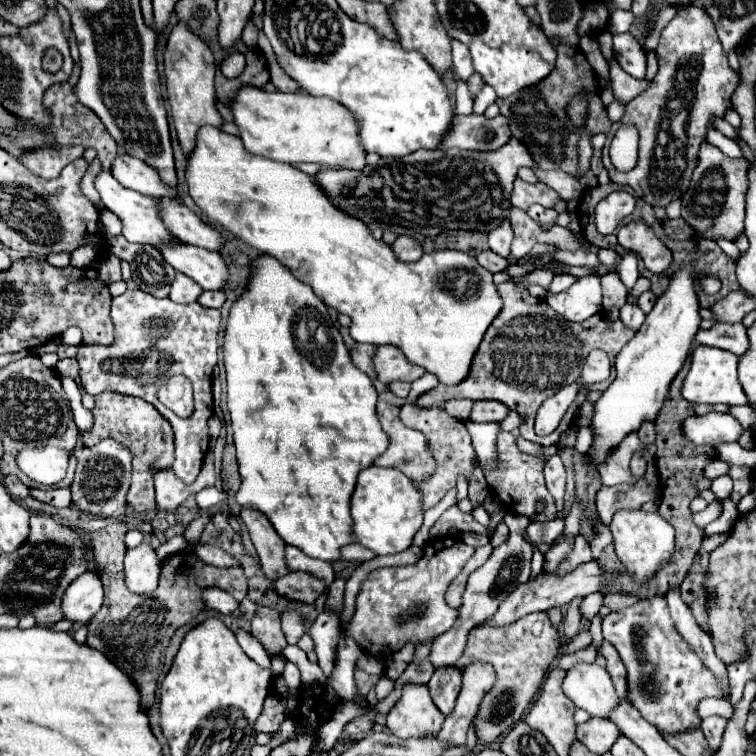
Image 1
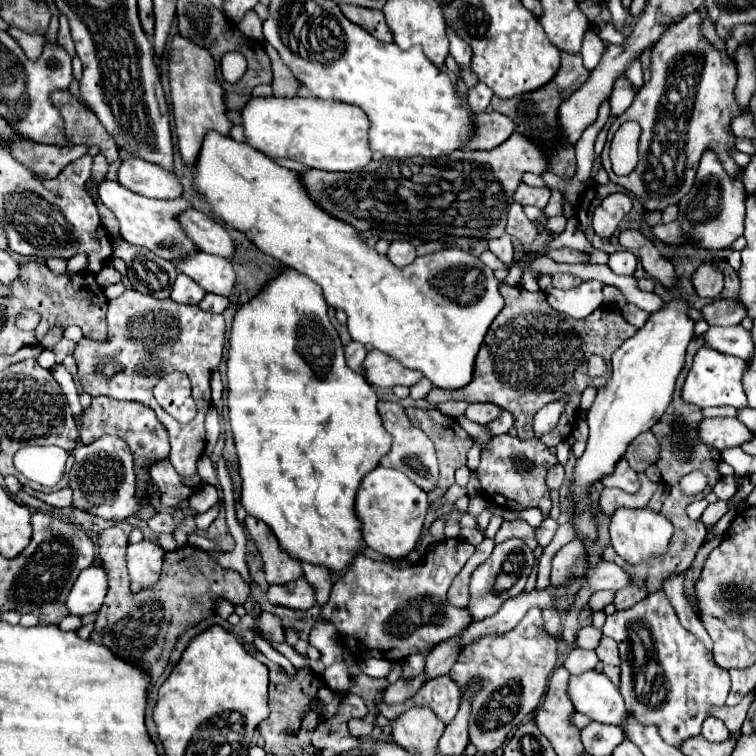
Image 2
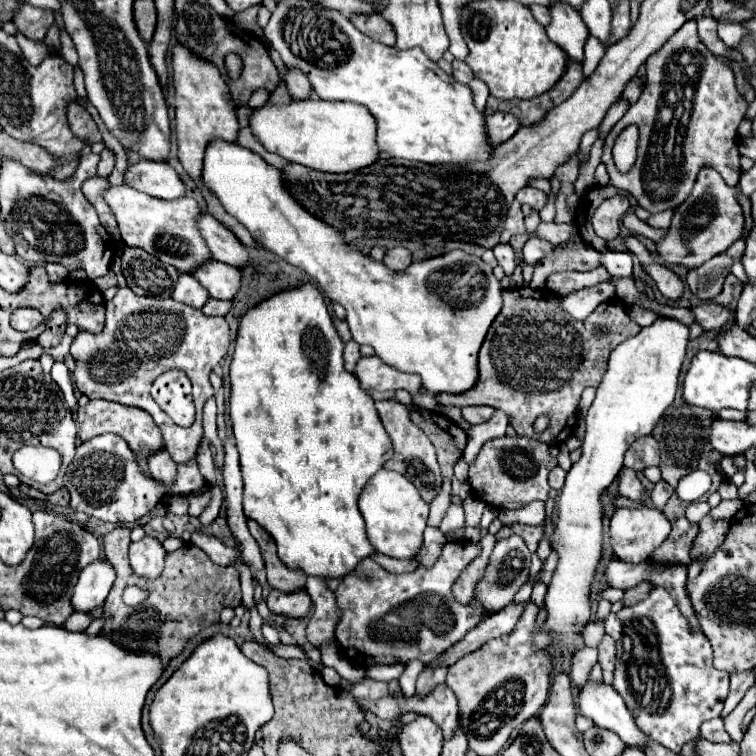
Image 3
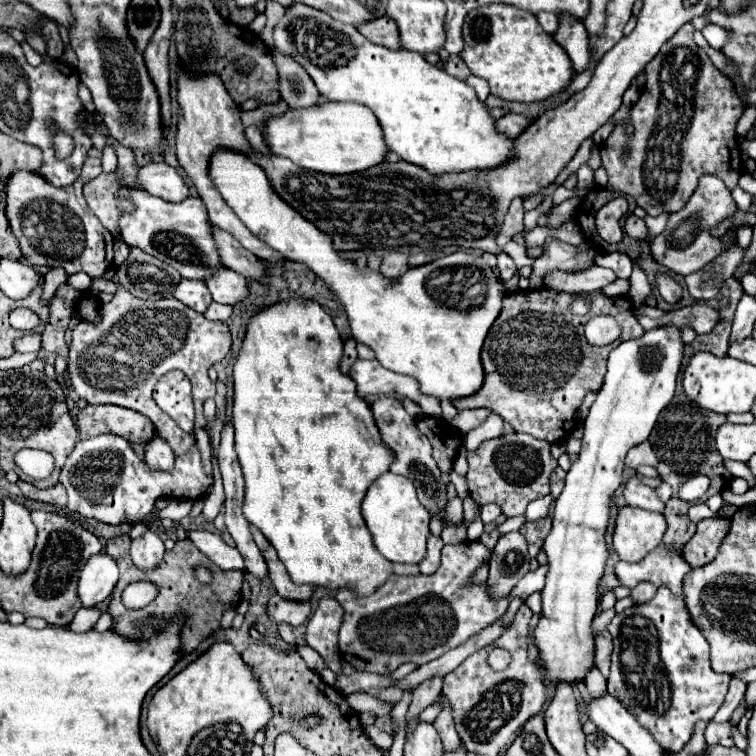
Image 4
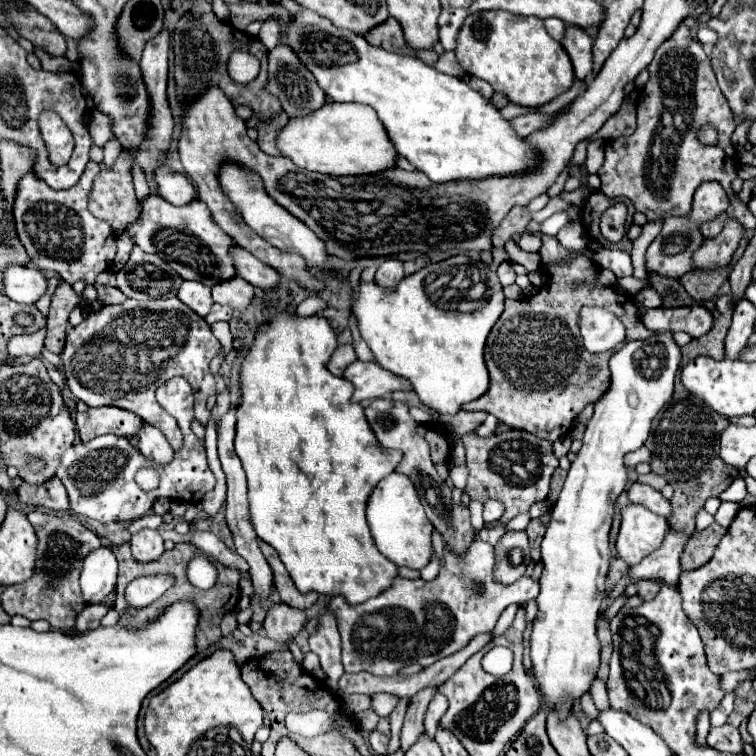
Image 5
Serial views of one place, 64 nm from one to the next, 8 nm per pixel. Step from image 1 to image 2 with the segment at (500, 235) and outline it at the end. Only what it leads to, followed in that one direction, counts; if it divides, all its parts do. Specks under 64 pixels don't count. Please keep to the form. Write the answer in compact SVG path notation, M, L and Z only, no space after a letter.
M504 234L504 236L498 238L498 240L490 240L488 248L504 262L506 268L512 266L512 242L510 242L510 236L508 236L508 234Z

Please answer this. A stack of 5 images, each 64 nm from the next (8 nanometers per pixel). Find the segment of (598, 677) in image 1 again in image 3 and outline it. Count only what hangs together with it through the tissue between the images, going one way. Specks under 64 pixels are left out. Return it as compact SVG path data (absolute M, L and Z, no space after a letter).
M590 684L578 692L578 710L596 726L614 732L626 746L644 750L648 736L636 726L622 696L610 684Z

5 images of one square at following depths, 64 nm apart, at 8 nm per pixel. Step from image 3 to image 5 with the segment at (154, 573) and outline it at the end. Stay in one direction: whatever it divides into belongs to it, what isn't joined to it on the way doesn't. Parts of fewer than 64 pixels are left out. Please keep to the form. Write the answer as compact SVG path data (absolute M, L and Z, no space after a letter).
M150 528L136 532L130 540L130 546L132 546L132 554L136 556L136 560L142 560L142 562L156 560L164 552L162 536Z

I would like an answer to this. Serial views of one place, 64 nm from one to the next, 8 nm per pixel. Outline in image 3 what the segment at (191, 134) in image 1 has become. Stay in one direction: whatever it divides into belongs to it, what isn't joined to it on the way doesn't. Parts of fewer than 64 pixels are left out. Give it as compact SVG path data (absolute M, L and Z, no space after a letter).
M176 48L172 50L172 68L174 68L174 90L175 90L175 134L178 138L178 160L188 172L188 176L194 180L194 184L200 188L210 216L214 216L220 224L230 228L234 236L244 244L256 248L256 240L248 234L244 226L240 226L238 220L234 220L220 204L220 200L206 188L202 180L202 162L204 162L204 150L212 140L224 140L224 142L236 142L238 138L238 118L236 118L236 104L230 98L230 90L220 76L218 68L214 64L204 64L204 60L196 60L188 48Z

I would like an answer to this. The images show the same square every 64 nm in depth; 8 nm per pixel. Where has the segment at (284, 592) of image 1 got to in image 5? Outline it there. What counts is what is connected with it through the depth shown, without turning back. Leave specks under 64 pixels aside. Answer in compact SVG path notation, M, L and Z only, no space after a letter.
M272 604L264 620L264 632L270 640L288 646L288 642L296 638L296 634L302 630L304 620L306 620L304 610L294 610L286 604Z

